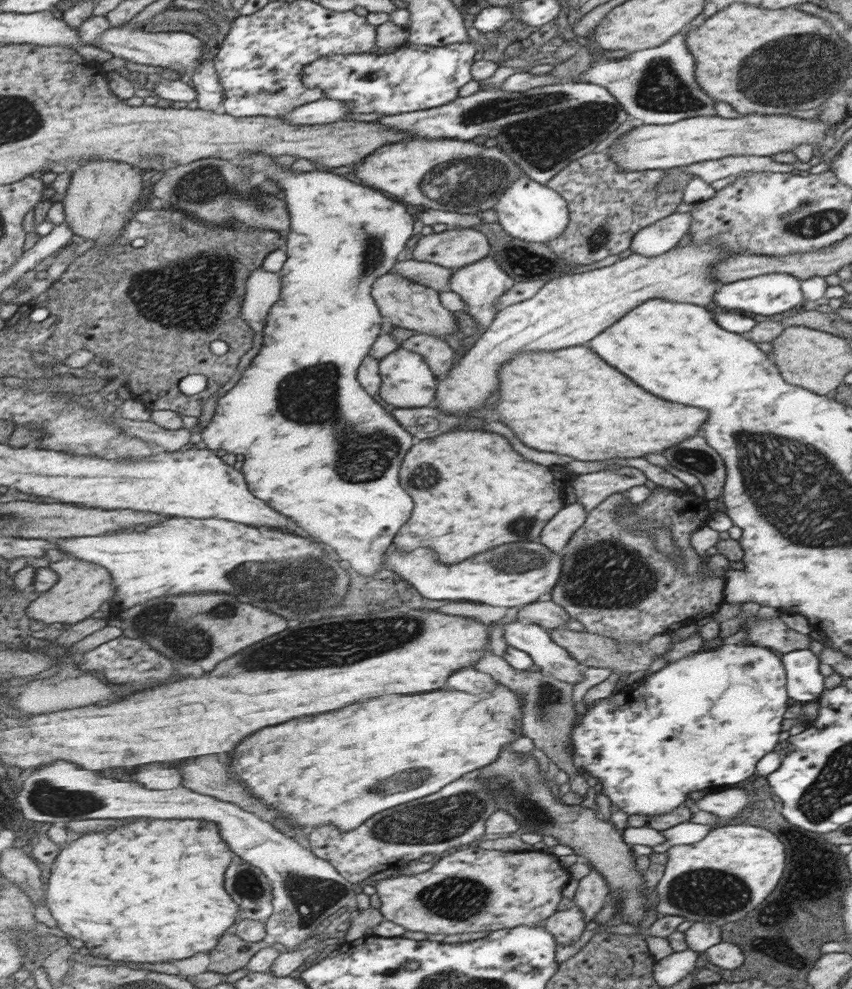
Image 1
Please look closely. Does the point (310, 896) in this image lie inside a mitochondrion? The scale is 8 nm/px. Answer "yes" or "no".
yes

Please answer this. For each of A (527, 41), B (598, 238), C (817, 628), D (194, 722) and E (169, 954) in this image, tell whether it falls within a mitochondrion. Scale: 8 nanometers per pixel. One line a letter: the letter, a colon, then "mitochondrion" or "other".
A: other
B: mitochondrion
C: other
D: other
E: other

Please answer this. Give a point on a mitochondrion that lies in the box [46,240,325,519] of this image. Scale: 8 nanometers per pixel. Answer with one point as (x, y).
(169, 297)

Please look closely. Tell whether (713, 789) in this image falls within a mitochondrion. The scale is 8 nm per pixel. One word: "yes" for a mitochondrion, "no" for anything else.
no

